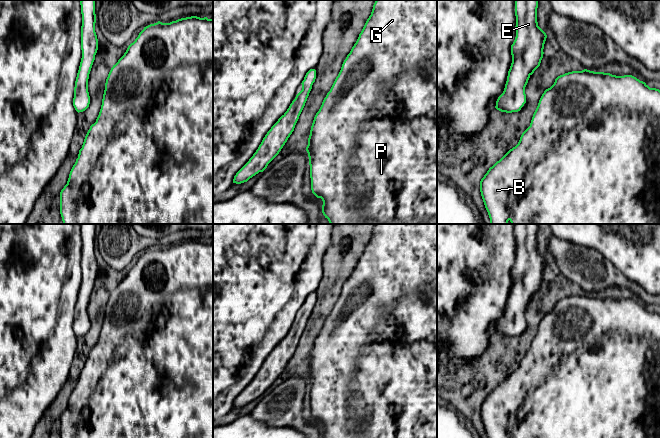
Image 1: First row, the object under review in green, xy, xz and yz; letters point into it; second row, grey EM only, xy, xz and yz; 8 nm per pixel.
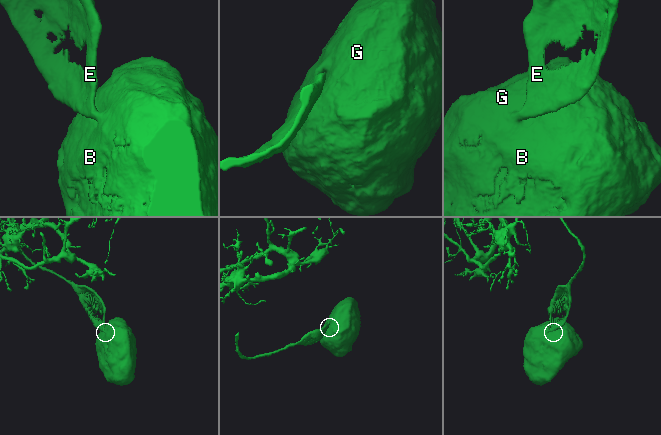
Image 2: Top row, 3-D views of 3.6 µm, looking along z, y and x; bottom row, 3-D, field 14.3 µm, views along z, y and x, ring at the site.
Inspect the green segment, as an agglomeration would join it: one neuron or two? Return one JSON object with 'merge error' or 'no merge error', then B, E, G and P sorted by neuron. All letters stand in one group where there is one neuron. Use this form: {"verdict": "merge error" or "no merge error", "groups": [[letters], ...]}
{"verdict": "no merge error", "groups": [["B", "E", "G", "P"]]}

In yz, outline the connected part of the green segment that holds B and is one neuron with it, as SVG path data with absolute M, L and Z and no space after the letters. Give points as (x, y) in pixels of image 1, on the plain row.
M584 293L558 300L554 308L542 318L530 350L522 357L518 368L490 391L481 403L480 416L488 438L660 438L660 314L650 312L645 306L632 299L616 300Z

